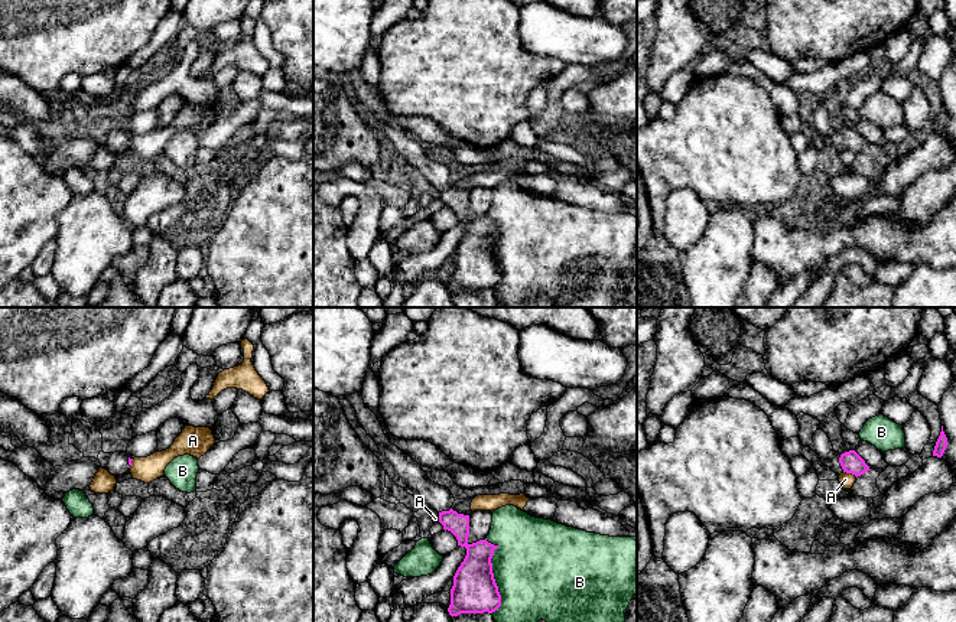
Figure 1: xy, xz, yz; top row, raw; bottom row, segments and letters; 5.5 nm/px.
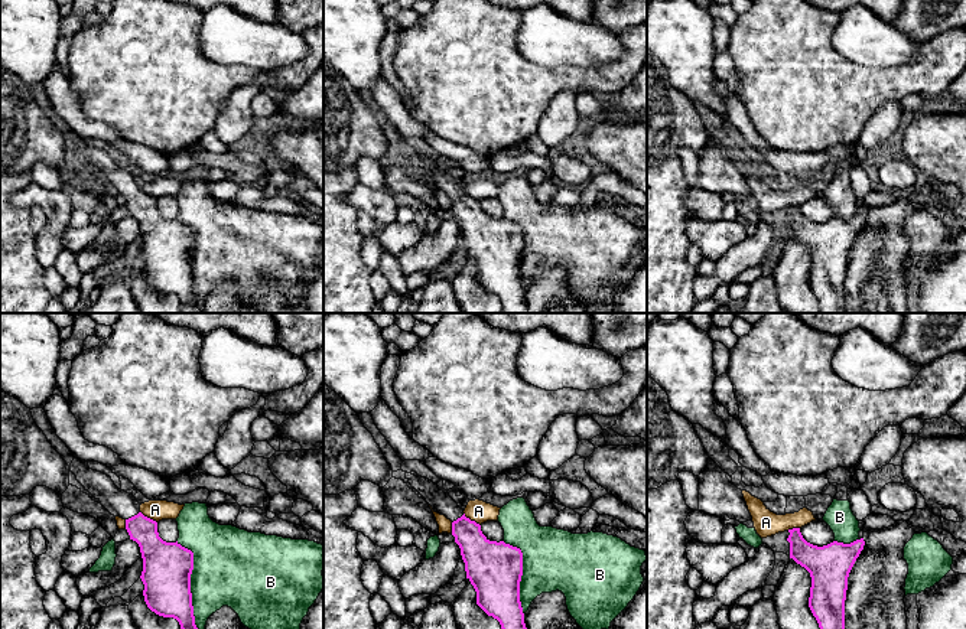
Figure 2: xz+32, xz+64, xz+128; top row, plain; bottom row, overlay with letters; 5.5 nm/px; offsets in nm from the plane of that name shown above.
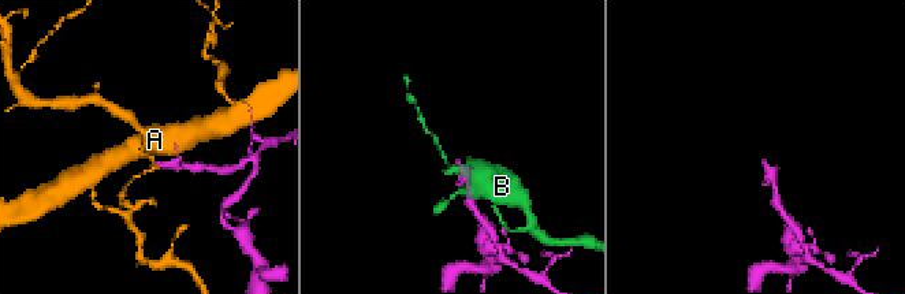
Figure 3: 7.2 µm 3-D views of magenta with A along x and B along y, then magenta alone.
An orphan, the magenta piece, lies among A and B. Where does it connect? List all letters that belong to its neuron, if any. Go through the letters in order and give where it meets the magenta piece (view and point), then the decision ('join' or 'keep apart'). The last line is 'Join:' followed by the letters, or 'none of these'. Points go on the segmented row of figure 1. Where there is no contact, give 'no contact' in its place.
A: contact yz (851, 472); keep apart
B: contact xz (493, 575); keep apart
Join: none of these

